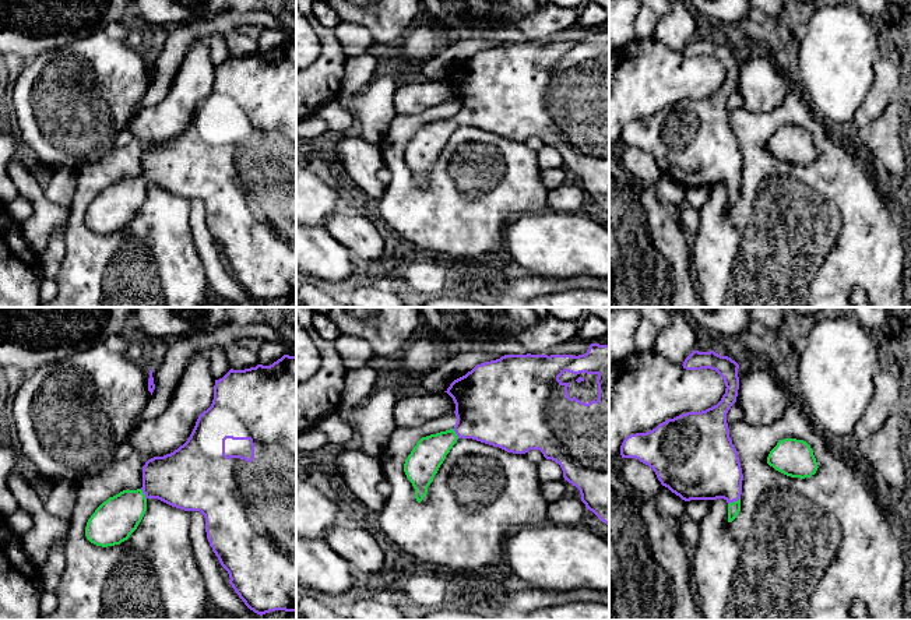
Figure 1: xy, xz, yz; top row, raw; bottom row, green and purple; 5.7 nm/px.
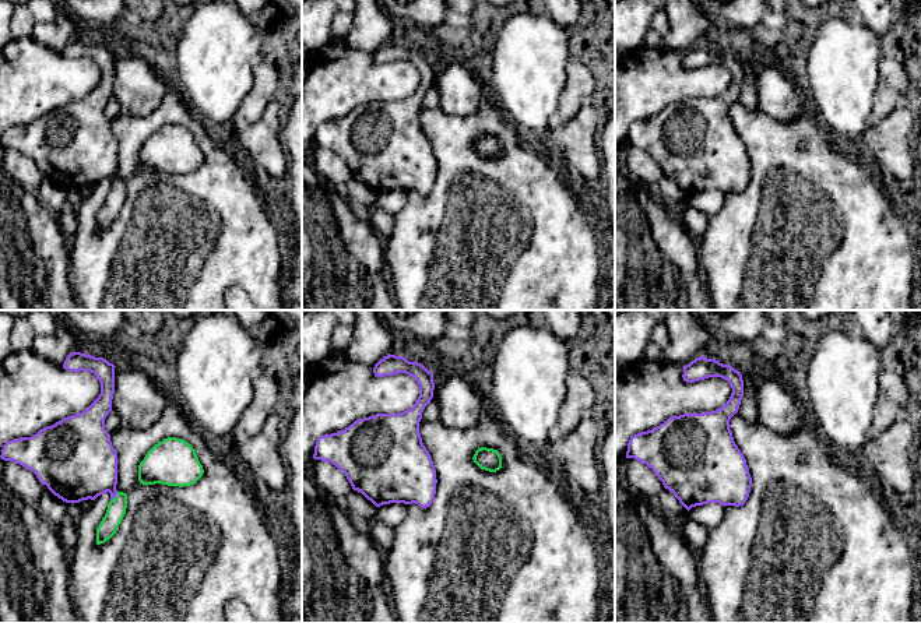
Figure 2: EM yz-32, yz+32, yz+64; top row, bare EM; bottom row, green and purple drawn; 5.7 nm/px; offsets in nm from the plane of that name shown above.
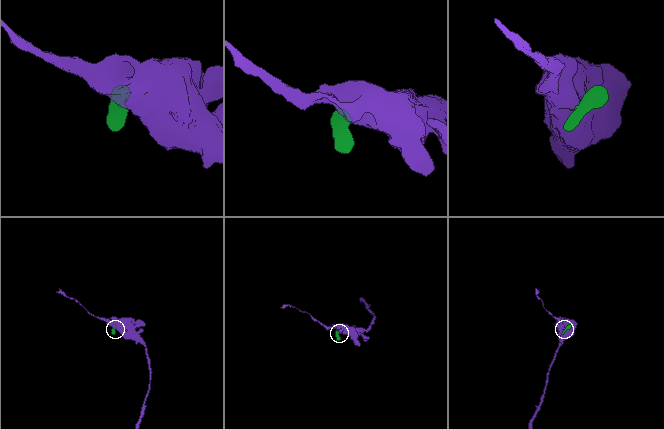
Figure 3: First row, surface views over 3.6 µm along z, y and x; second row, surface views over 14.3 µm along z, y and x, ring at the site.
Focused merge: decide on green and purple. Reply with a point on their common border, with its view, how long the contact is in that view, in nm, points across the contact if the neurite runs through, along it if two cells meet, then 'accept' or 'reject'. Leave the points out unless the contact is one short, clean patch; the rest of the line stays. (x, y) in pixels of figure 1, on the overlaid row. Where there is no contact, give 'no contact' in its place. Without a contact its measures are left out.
yz (734, 502) | 80 nm | across yz (734, 508), (734, 502), (732, 495), (706, 468) | accept

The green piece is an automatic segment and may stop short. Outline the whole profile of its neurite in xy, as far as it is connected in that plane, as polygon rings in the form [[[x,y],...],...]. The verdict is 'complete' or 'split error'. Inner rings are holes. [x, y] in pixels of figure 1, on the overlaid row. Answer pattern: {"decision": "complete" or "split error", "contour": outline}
{"decision": "split error", "contour": [[[284,355],[270,366],[257,364],[245,370],[231,369],[222,378],[215,380],[212,404],[198,416],[187,441],[173,452],[154,457],[145,462],[141,489],[123,490],[103,501],[87,522],[87,539],[102,547],[127,540],[141,522],[148,499],[158,499],[172,507],[184,511],[200,511],[204,515],[210,546],[221,566],[228,571],[229,584],[250,610],[260,616],[275,610],[296,612],[296,356]]]}

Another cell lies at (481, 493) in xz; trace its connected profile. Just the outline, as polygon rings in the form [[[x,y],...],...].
[[[451,412],[418,427],[397,427],[393,431],[380,455],[384,479],[391,490],[374,518],[387,546],[411,563],[486,575],[506,563],[506,539],[514,529],[548,521],[548,503],[541,494],[537,464],[524,454],[507,452],[472,438],[457,440],[429,485],[428,494],[418,503],[404,472],[405,459],[422,437],[454,429],[456,423],[457,416]]]

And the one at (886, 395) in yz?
[[[879,370],[875,378],[875,392],[868,404],[861,420],[855,426],[854,441],[861,441],[877,431],[897,409],[900,401],[900,381],[887,370]]]

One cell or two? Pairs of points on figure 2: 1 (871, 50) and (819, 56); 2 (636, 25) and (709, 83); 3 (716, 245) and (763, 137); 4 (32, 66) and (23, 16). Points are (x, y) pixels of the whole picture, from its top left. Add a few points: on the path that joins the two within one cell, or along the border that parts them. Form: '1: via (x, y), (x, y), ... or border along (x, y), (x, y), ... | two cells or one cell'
1: via (858, 50), (843, 56), (832, 56) | one cell
2: border along (642, 44), (629, 50) | two cells
3: via (742, 218), (756, 204), (756, 183), (763, 164) | one cell
4: border along (31, 35), (14, 39) | two cells

